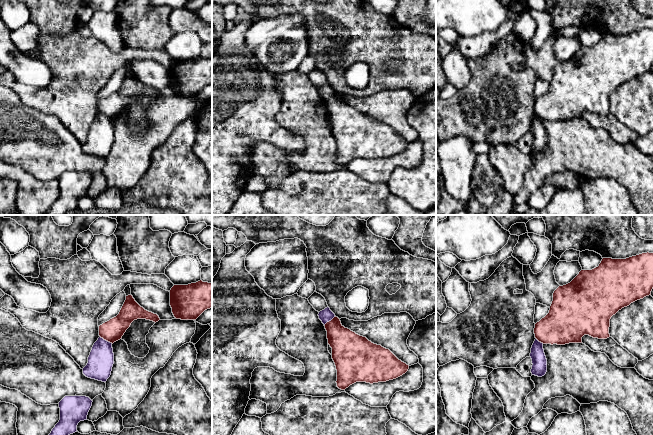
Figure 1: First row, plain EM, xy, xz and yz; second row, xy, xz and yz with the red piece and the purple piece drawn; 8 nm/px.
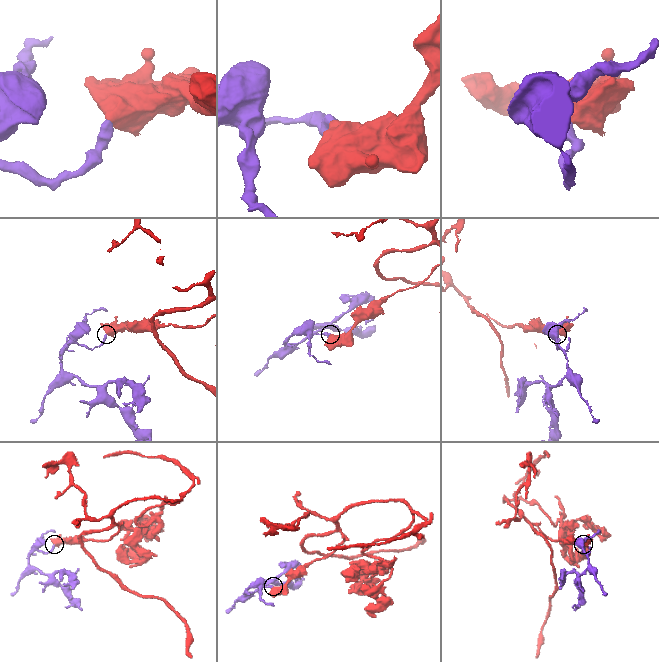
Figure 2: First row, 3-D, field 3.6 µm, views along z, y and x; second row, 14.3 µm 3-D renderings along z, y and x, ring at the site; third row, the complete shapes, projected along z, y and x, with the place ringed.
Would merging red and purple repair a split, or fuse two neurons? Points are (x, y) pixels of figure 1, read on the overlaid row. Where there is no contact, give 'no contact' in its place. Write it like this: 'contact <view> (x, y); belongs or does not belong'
contact xy (106, 340); does not belong

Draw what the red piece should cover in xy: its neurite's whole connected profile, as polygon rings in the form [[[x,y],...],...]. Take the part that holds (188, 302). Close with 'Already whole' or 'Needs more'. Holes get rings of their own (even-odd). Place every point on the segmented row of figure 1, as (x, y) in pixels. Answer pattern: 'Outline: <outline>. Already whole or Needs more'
Outline: [[[200,280],[188,285],[174,285],[170,290],[170,306],[176,319],[196,320],[205,310],[212,308],[212,283]]]. Already whole

